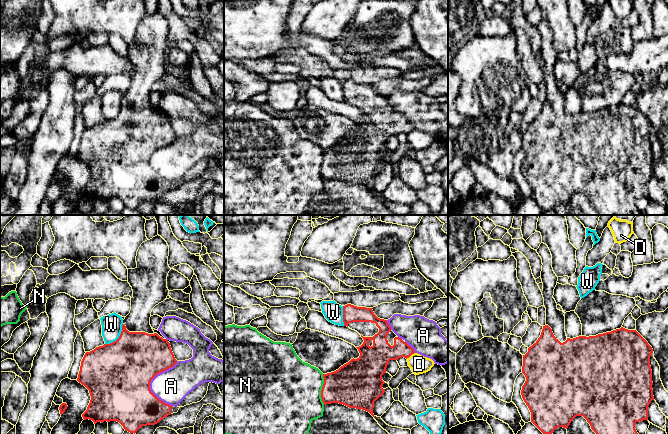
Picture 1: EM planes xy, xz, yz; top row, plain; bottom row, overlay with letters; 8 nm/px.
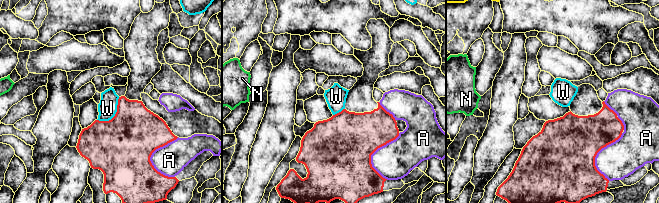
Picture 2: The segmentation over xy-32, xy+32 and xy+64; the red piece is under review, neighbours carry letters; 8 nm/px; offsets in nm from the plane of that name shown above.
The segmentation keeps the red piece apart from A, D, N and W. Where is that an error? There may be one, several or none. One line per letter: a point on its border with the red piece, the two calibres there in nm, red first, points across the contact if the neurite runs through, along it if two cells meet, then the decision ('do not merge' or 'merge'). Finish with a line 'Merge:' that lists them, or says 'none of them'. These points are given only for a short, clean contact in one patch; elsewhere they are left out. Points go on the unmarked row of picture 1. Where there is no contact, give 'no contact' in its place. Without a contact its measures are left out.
A: meets red in xy at (149, 159); 500 nm thick on the red side, 280 nm on the other; do not merge
D: meets red in xz at (410, 131); 180 nm thick on the red side, 150 nm on the other; do not merge
N: meets red in xz at (322, 165); 340 nm thick on the red side, 480 nm on the other; do not merge
W: meets red in xy at (119, 113); 460 nm thick on the red side, 160 nm on the other; do not merge
Merge: none of them

